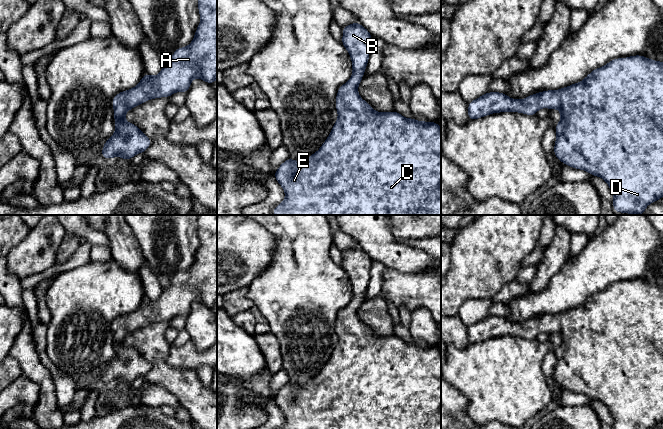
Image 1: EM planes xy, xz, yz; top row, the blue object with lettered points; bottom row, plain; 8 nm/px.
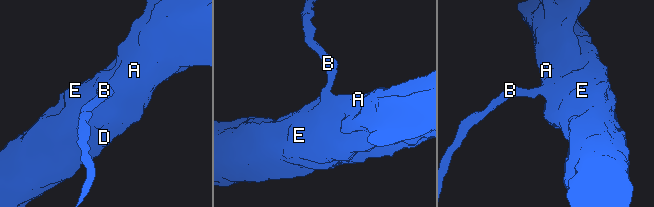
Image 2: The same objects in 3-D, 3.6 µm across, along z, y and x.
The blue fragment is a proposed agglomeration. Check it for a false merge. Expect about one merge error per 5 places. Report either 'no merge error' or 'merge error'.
no merge error

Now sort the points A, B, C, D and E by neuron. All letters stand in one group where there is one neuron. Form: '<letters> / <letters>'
A B C D E

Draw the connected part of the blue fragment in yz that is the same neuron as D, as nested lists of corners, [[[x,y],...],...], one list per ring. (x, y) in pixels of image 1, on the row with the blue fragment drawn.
[[[633,55],[625,58],[615,58],[608,62],[605,66],[599,67],[591,71],[585,79],[575,84],[563,87],[558,90],[545,90],[533,95],[527,96],[525,99],[512,99],[502,92],[487,92],[468,103],[468,120],[476,120],[493,113],[517,112],[529,116],[536,115],[541,108],[558,109],[561,113],[559,123],[554,127],[556,132],[556,141],[554,144],[554,155],[565,165],[585,170],[592,176],[601,177],[609,186],[613,194],[613,210],[618,213],[631,213],[632,215],[643,214],[646,207],[653,202],[657,202],[663,197],[663,62],[648,59],[643,55]]]

